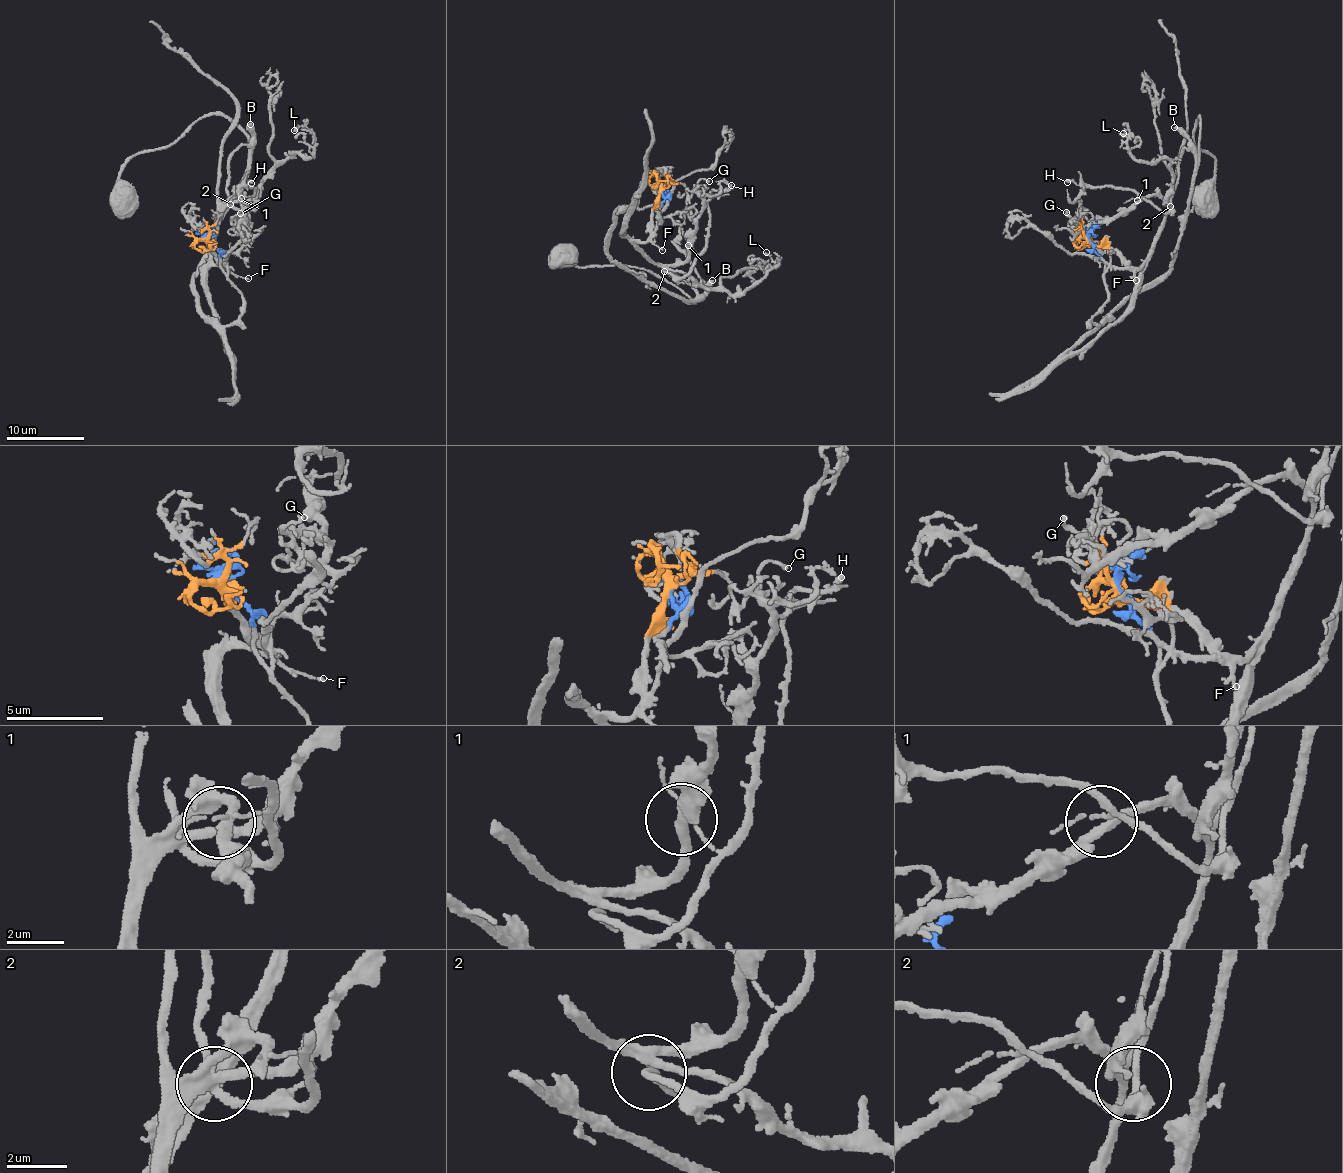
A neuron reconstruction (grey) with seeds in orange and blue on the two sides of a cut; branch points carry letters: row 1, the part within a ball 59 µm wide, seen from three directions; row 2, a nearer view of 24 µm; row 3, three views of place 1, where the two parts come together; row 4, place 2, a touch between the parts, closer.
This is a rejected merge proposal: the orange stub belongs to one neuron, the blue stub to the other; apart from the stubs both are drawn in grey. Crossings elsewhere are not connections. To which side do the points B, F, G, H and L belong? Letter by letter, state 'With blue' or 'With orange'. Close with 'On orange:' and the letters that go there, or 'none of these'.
B: With blue
F: With orange
G: With orange
H: With blue
L: With orange
On orange: F, G, L

